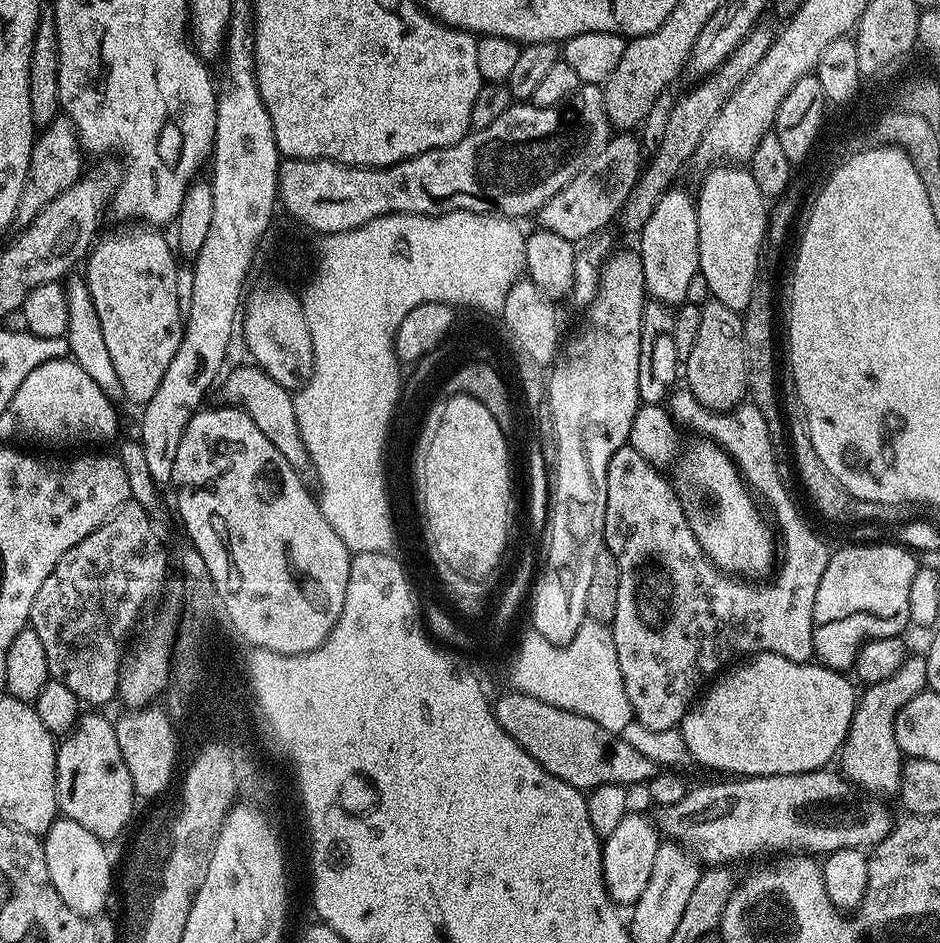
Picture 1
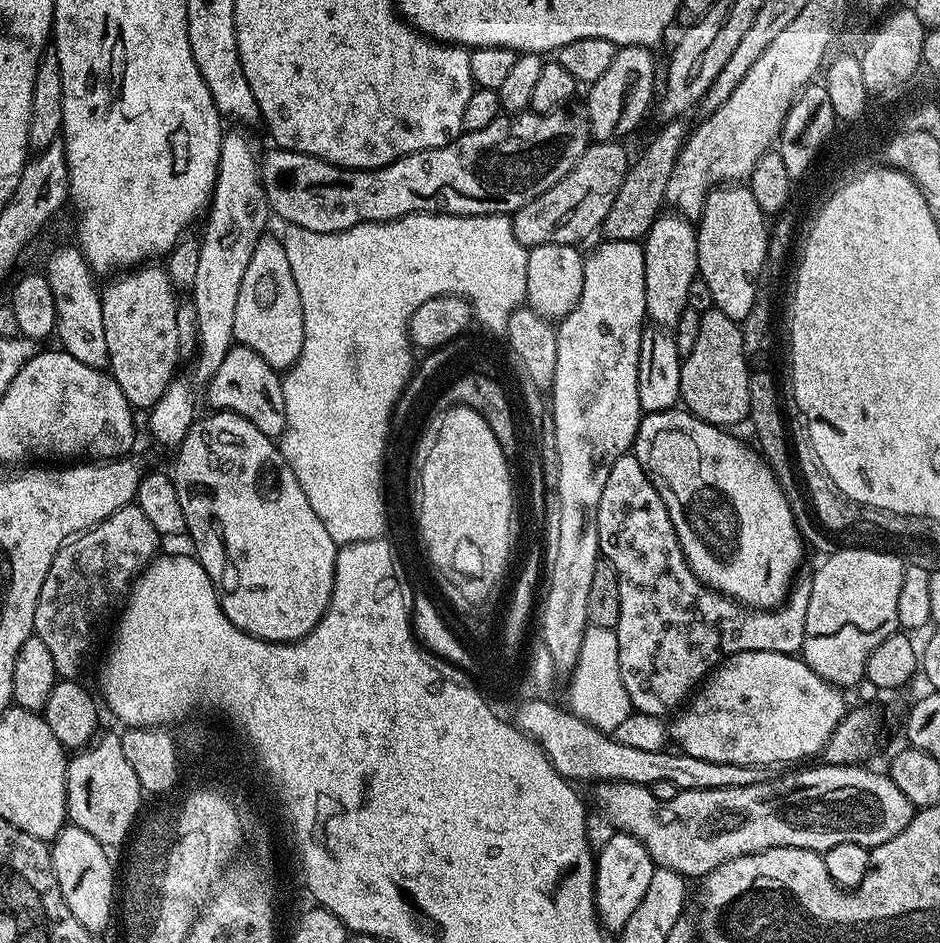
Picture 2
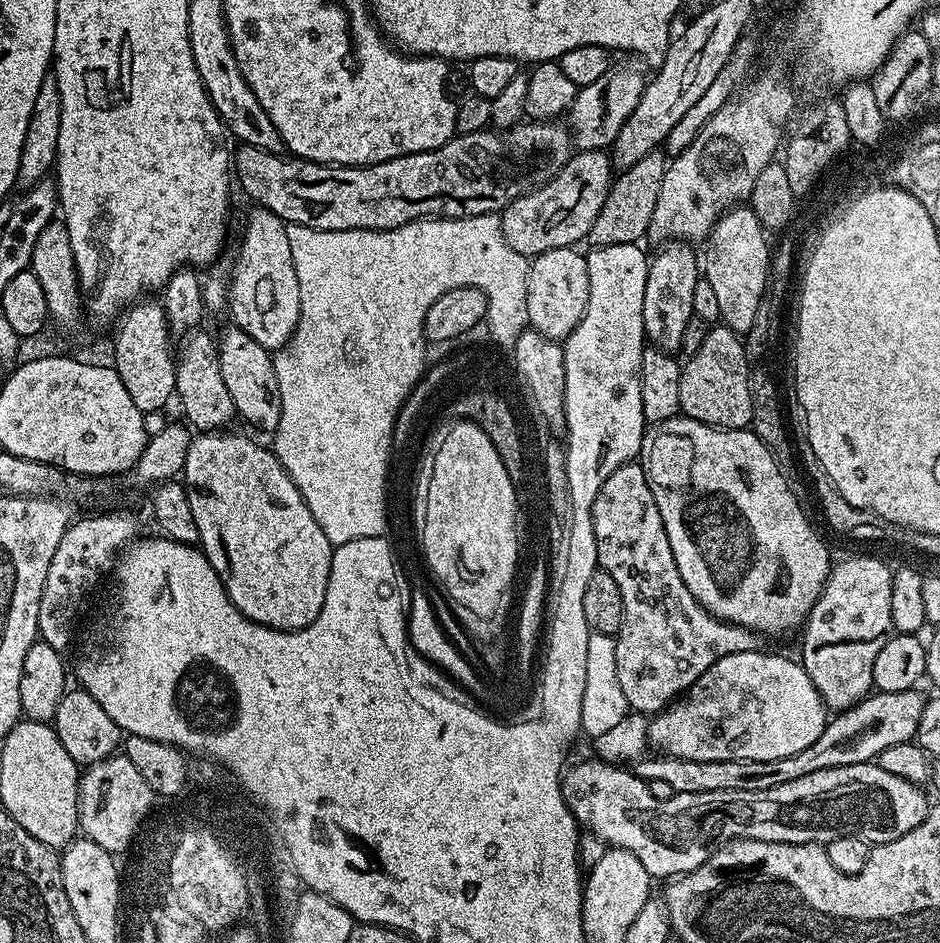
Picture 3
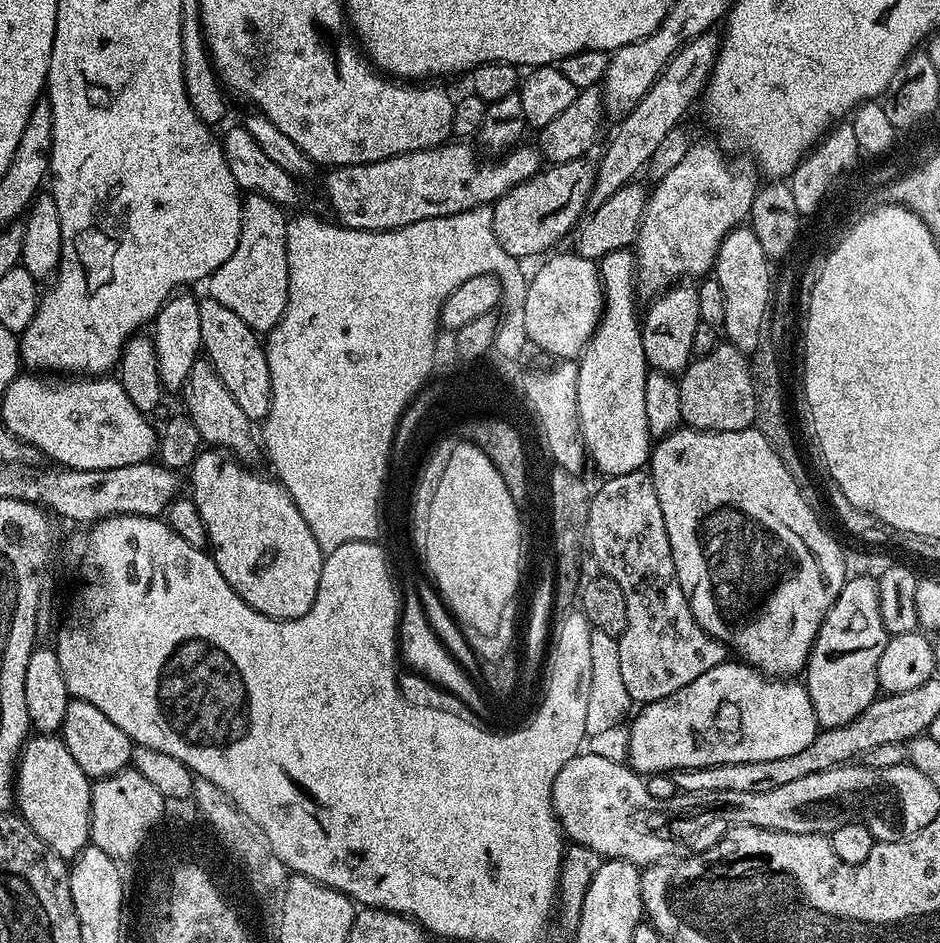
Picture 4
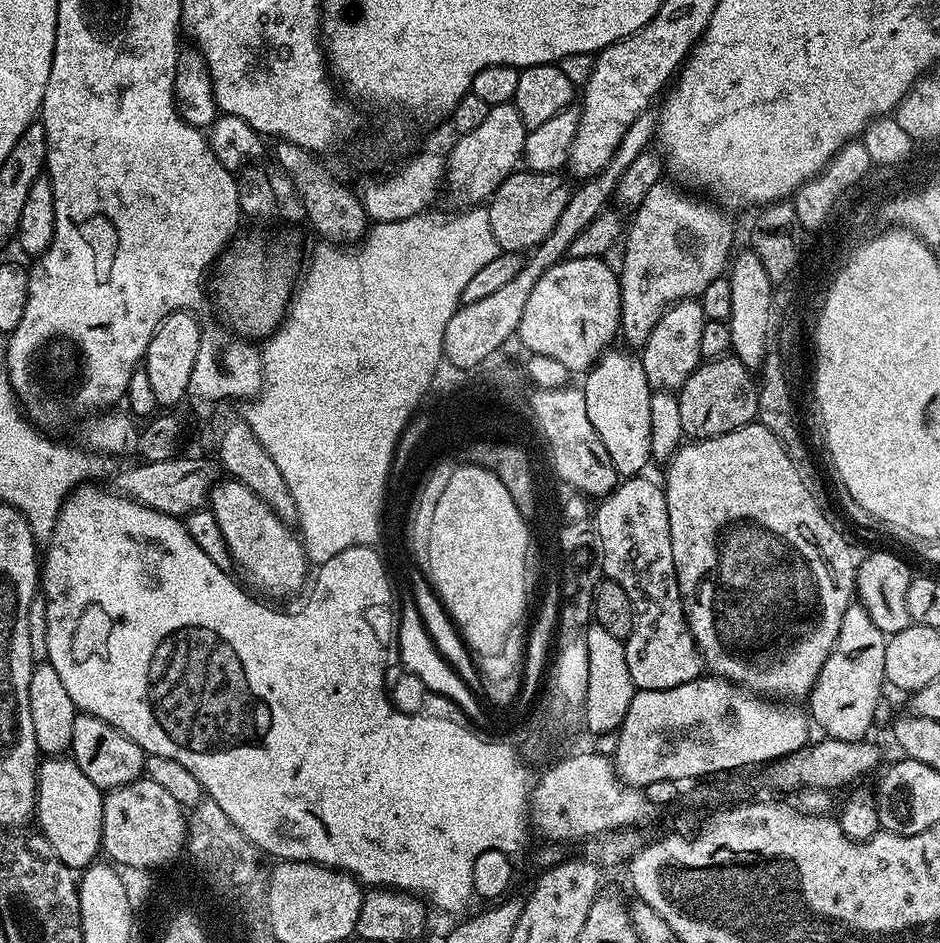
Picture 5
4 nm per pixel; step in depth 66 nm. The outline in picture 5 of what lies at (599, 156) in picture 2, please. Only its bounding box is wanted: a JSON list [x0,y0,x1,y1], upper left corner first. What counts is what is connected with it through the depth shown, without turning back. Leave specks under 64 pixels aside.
[486,170,570,254]

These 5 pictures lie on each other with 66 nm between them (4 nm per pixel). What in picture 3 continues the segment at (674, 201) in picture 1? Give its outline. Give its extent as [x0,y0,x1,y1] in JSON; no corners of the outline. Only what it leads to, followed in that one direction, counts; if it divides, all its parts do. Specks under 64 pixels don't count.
[642,241,702,353]

